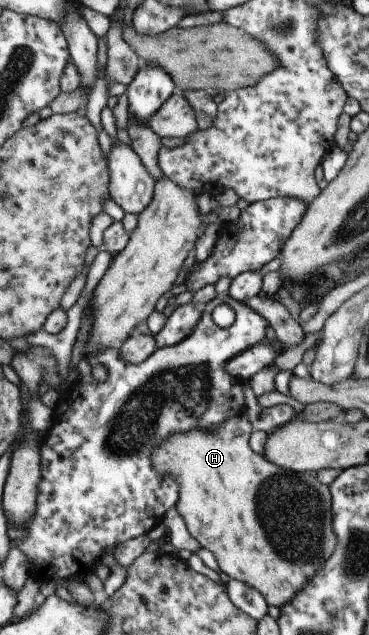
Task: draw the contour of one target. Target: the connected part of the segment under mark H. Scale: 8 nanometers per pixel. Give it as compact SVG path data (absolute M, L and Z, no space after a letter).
M245 413L235 414L228 417L220 423L214 430L206 430L205 428L193 428L186 432L173 432L152 449L150 455L151 467L163 478L171 478L178 485L177 501L173 507L177 513L183 518L189 535L197 541L197 543L210 551L215 558L219 571L228 575L231 580L239 580L240 582L250 585L253 589L259 590L262 593L266 605L274 605L280 608L286 601L291 599L291 596L305 588L305 582L316 569L319 569L325 559L333 551L333 546L336 544L335 534L332 532L330 521L332 518L329 513L329 489L327 485L319 483L315 476L309 472L295 473L288 469L280 468L267 461L261 454L256 454L248 444L248 437L251 435L251 424L247 420Z

